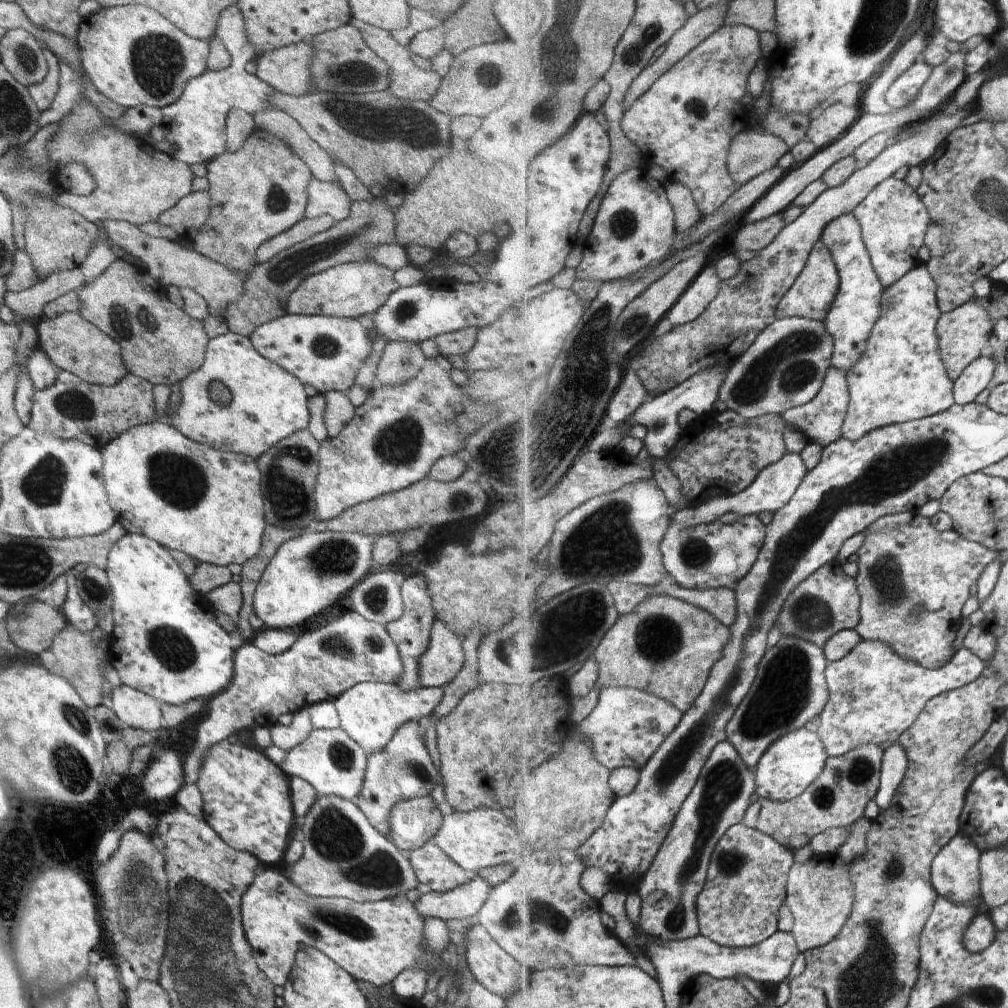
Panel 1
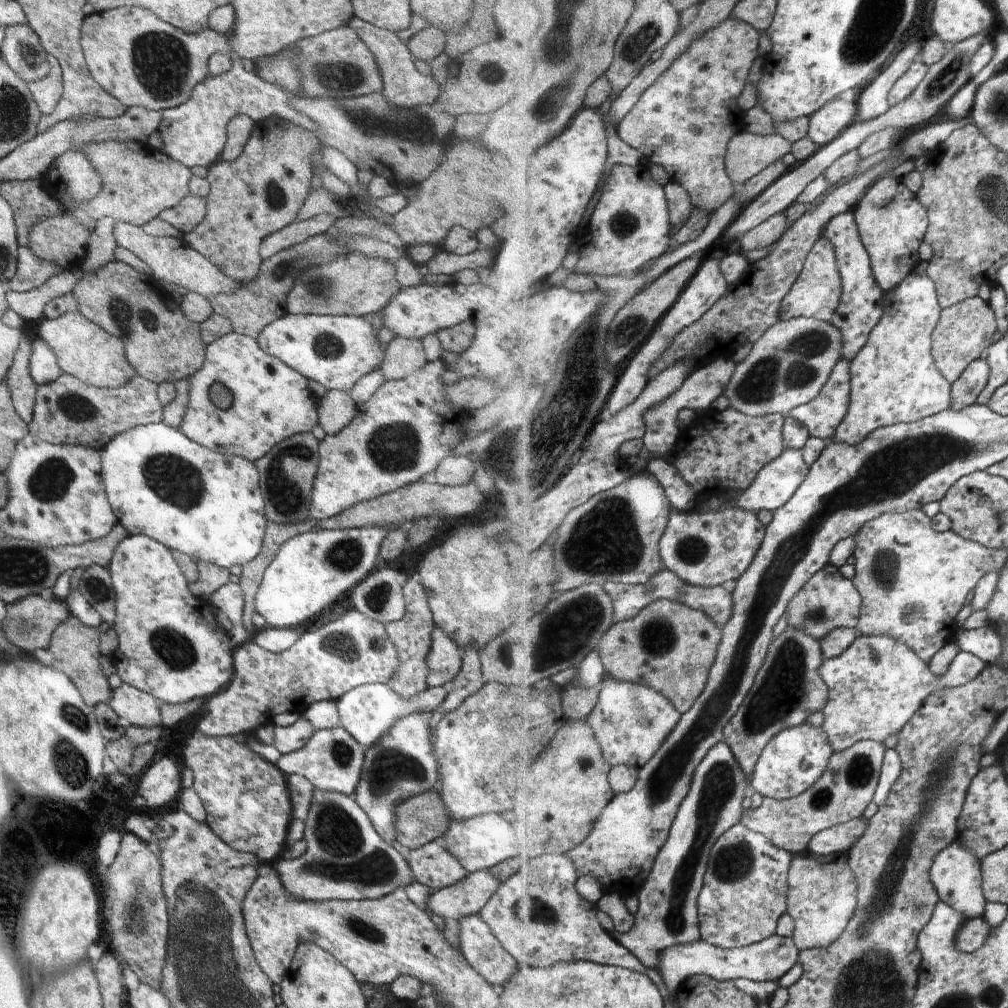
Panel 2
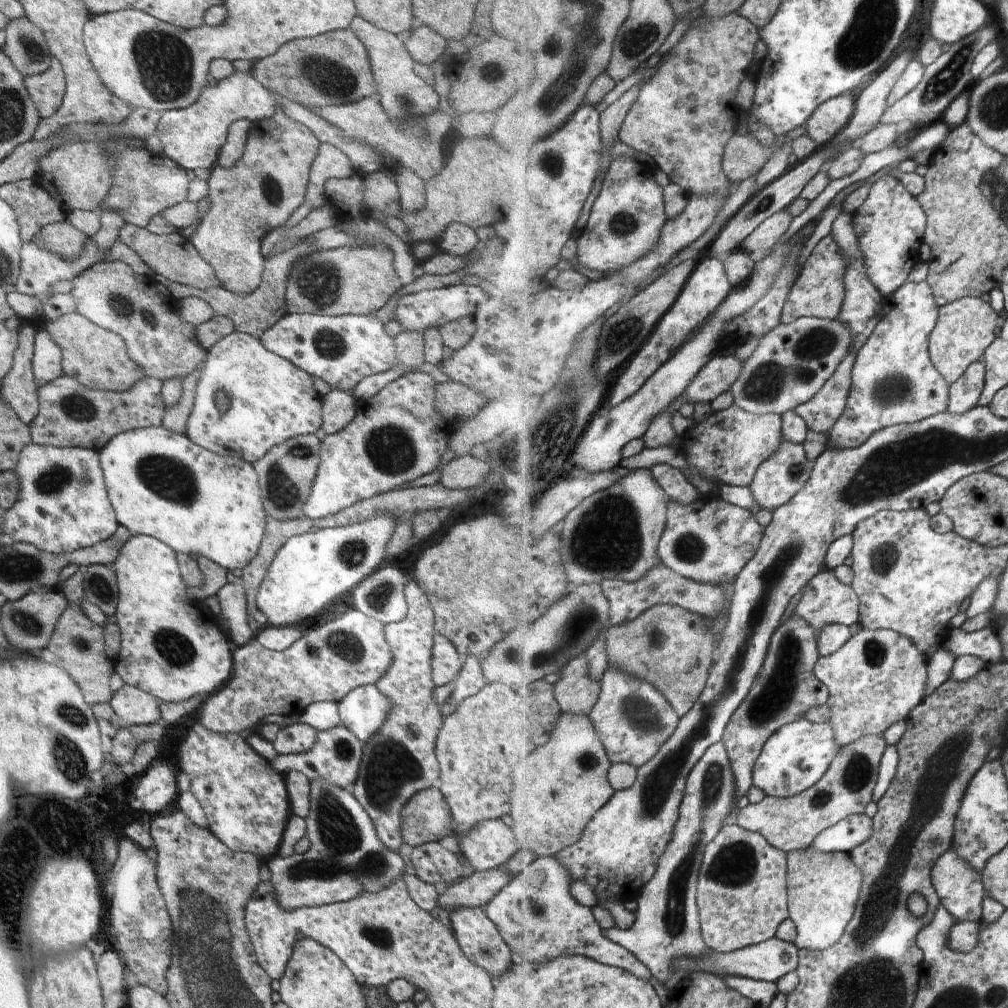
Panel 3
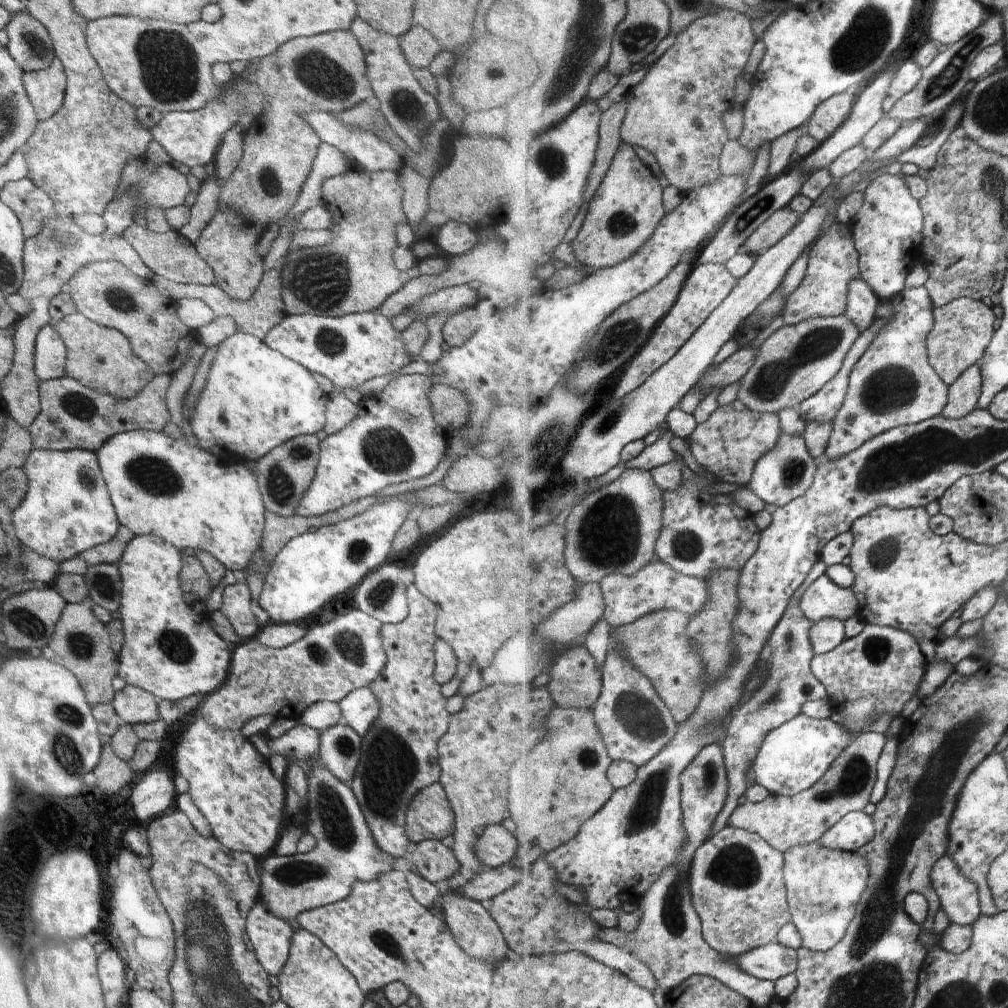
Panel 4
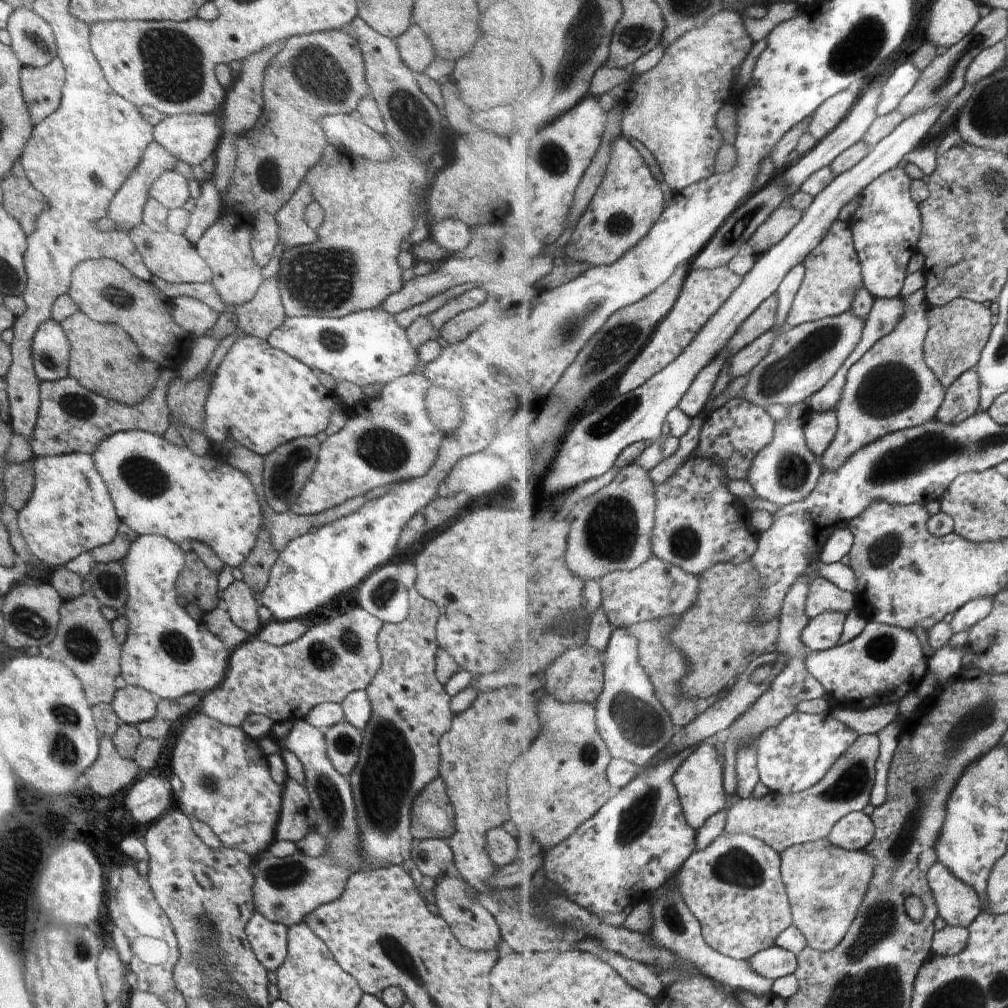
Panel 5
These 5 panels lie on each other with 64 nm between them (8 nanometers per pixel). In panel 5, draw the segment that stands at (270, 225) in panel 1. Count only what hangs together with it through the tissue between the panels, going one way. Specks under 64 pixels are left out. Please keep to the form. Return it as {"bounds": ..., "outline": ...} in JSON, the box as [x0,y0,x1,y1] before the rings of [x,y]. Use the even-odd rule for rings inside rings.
{"bounds":[194,30,371,340],"outline":[[[339,30],[287,38],[282,50],[266,64],[262,77],[262,114],[250,130],[234,138],[237,160],[227,200],[223,202],[222,218],[194,244],[202,260],[212,269],[210,284],[227,304],[226,312],[218,317],[210,336],[221,340],[234,334],[238,329],[234,306],[252,300],[262,284],[262,267],[254,262],[250,244],[254,225],[252,214],[264,210],[276,215],[302,180],[318,167],[322,150],[328,144],[318,120],[340,113],[355,114],[356,102],[371,94],[365,74],[358,41]]]}

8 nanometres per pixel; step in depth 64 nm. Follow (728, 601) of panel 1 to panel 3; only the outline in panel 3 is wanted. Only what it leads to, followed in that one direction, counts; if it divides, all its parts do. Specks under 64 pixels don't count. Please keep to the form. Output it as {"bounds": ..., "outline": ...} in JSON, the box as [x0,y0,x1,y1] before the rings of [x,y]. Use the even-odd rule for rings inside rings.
{"bounds":[602,563,726,626],"outline":[[[664,563],[653,568],[638,582],[628,582],[628,580],[622,580],[622,578],[614,578],[606,579],[602,582],[602,585],[608,600],[610,600],[610,622],[614,626],[632,622],[659,604],[681,606],[686,610],[694,611],[694,614],[701,614],[707,618],[718,618],[726,605],[726,595],[720,586],[686,578],[686,576],[678,574],[678,571],[672,570]]]}

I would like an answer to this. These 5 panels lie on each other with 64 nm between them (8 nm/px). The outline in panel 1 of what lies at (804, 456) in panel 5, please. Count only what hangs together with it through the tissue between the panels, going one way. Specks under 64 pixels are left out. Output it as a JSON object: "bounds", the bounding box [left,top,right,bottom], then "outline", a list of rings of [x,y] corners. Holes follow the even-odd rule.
{"bounds":[673,452,810,526],"outline":[[[789,452],[781,461],[763,470],[761,476],[757,478],[757,481],[749,489],[731,497],[715,498],[713,501],[702,503],[699,507],[690,506],[683,511],[678,510],[674,514],[673,522],[682,522],[684,526],[698,526],[698,524],[716,522],[724,514],[728,513],[734,514],[736,512],[736,514],[748,516],[761,515],[765,512],[780,512],[793,500],[794,495],[805,481],[805,477],[809,476],[809,472],[810,470],[808,470],[808,466],[804,462],[803,454]]]}

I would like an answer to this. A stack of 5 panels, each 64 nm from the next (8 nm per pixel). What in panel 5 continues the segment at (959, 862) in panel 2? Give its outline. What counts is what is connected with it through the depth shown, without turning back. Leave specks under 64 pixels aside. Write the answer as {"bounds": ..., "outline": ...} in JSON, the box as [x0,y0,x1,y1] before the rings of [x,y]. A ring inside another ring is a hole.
{"bounds":[929,861,985,929],"outline":[[[938,861],[930,869],[929,881],[938,899],[938,910],[948,925],[970,929],[985,911],[978,891],[962,882],[944,862]]]}

